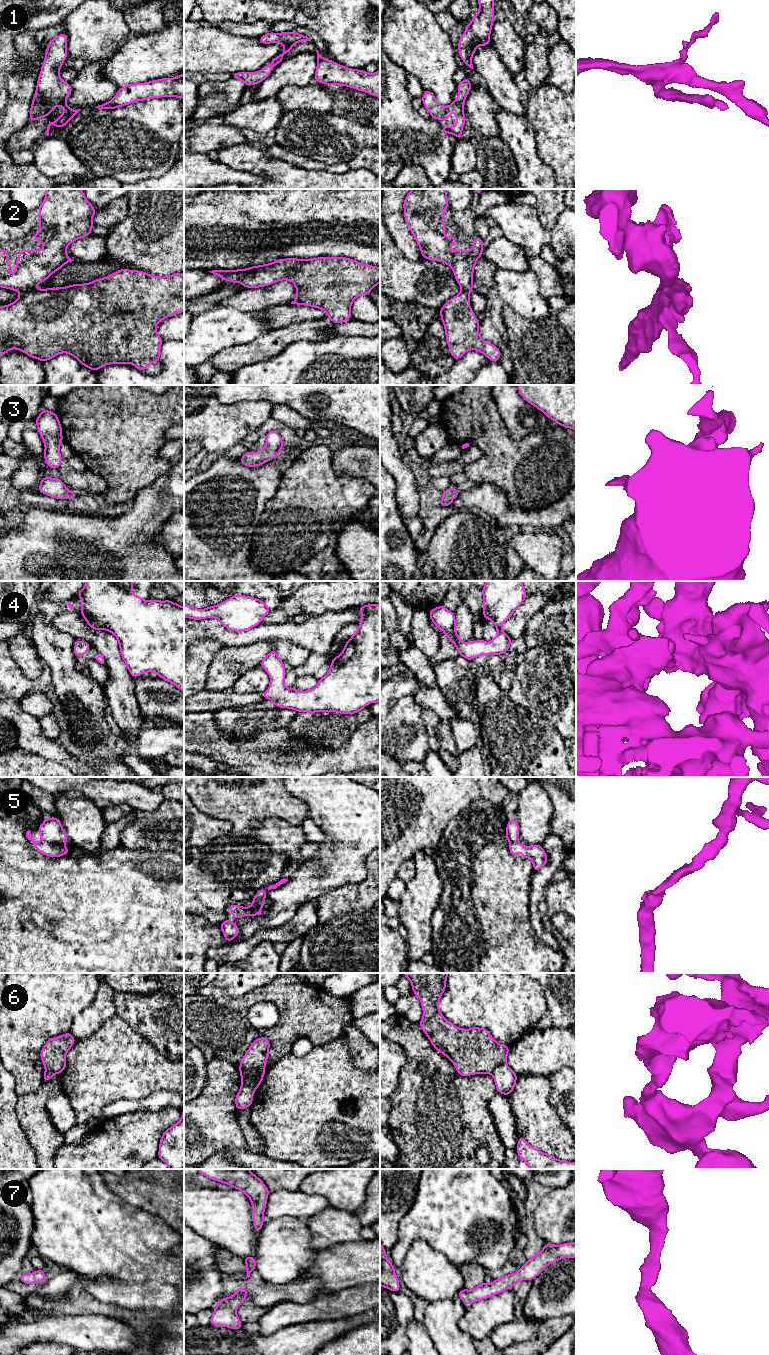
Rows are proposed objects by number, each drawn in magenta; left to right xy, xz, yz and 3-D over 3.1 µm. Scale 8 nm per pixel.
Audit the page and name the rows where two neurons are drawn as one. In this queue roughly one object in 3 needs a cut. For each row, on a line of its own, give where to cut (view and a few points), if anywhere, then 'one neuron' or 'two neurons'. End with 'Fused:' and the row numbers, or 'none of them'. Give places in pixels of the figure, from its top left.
1: cut none; one neuron
2: cut xy (34, 288), (20, 294); two neurons
3: cut none; one neuron
4: cut none; one neuron
5: cut none; one neuron
6: cut yz (505, 1062), (500, 1064), (491, 1073); two neurons
7: cut none; one neuron
Fused: 2, 6

